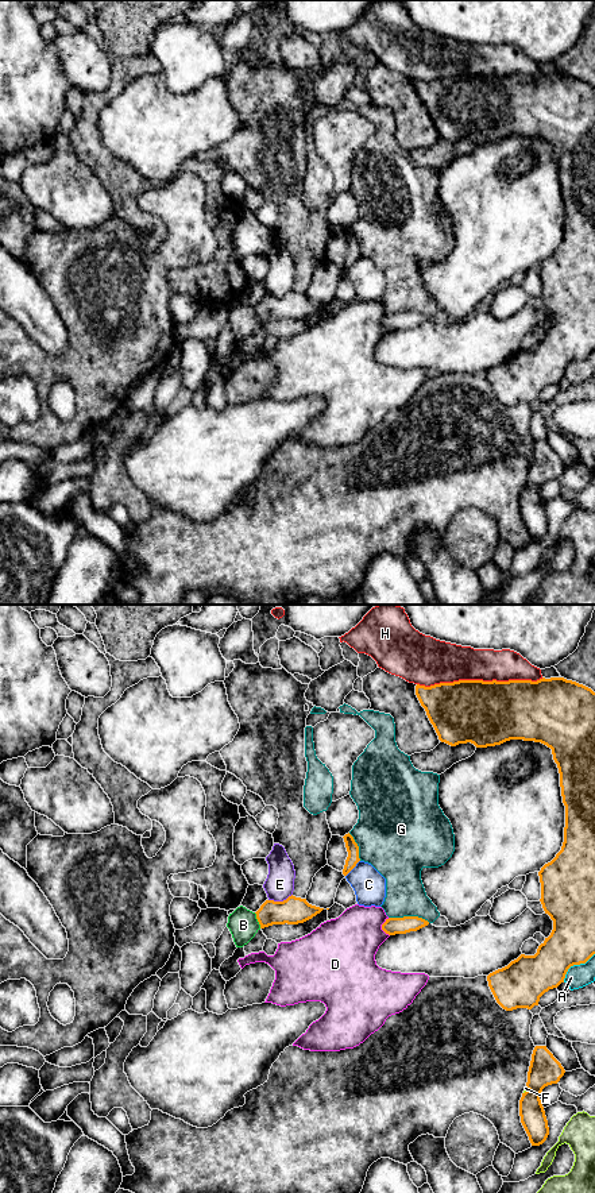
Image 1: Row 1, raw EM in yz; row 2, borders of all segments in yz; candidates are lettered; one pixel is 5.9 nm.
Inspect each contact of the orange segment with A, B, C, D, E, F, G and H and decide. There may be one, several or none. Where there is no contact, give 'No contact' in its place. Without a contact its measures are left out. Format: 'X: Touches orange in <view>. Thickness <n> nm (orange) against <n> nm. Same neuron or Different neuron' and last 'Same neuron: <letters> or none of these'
A: Touches orange in yz. Thickness 280 nm (orange) against 140 nm. Different neuron
B: Touches orange in yz. Thickness 160 nm (orange) against 180 nm. Different neuron
C: Touches orange in yz. Thickness 70 nm (orange) against 190 nm. Different neuron
D: Touches orange in yz. Thickness 100 nm (orange) against 360 nm. Different neuron
E: Touches orange in yz. Thickness 160 nm (orange) against 180 nm. Different neuron
F: Touches orange in yz. Thickness 180 nm (orange) against 20 nm. Different neuron
G: Touches orange in yz. Thickness 100 nm (orange) against 240 nm. Different neuron
H: Touches orange in yz. Thickness 380 nm (orange) against 240 nm. Different neuron
Same neuron: none of these

